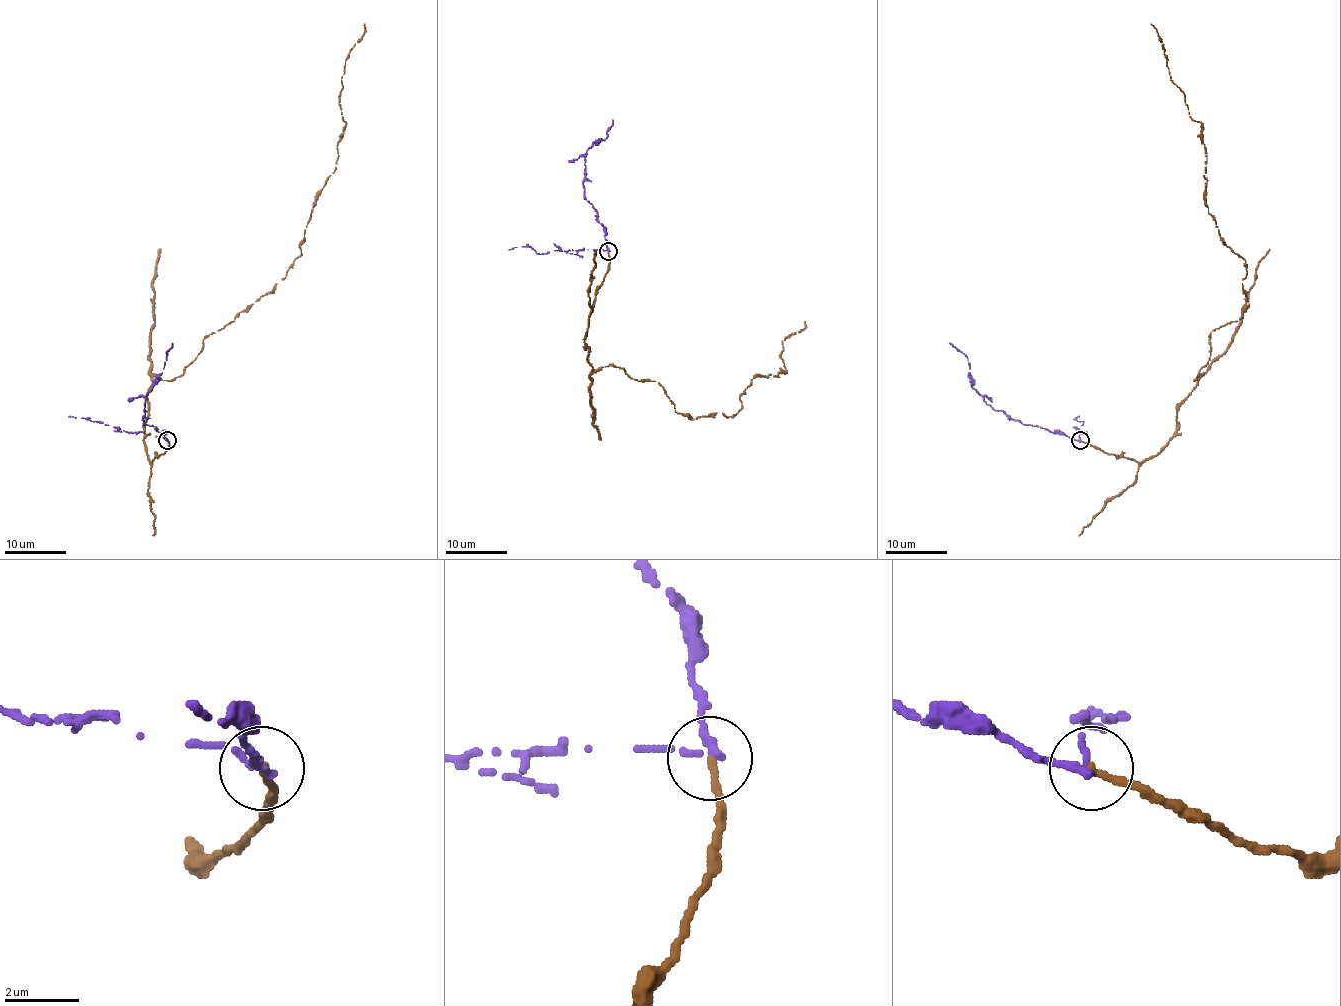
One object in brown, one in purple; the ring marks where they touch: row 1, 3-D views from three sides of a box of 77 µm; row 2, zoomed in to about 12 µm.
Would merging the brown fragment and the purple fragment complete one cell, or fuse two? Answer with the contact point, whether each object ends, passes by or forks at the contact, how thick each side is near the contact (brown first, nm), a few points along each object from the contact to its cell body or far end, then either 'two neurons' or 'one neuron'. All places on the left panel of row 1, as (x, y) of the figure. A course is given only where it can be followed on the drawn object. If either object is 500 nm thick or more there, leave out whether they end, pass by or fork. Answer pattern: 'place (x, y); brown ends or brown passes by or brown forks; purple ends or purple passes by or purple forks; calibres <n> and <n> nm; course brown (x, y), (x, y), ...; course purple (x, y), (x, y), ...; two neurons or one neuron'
place (167, 440); brown ends; purple passes by; calibres 200 and 200 nm; course brown (168, 440), (150, 462), (152, 378), (180, 377), (203, 339), (301, 254), (338, 160), (341, 80), (364, 24); course purple (168, 440), (155, 426), (144, 425), (143, 420), (144, 397), (161, 372), (166, 352), (172, 343); two neurons

